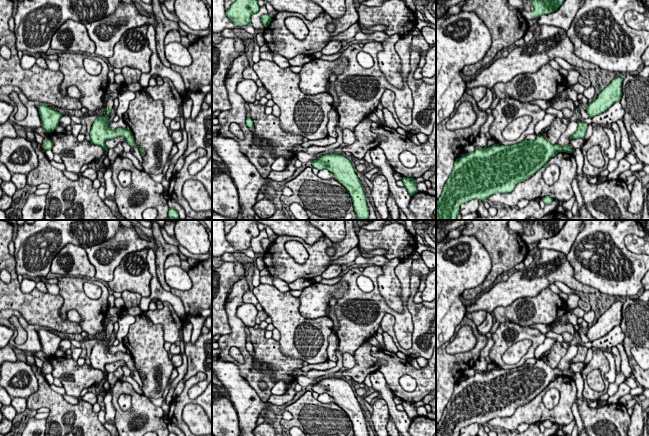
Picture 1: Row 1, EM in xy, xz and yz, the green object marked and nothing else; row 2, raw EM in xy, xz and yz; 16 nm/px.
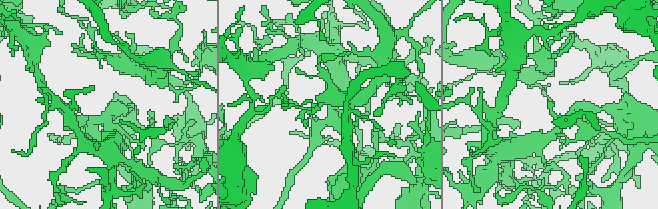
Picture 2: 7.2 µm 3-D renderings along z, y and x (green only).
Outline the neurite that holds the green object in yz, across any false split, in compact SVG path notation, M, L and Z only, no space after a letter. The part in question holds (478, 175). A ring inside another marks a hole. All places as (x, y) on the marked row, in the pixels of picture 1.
M540 134L534 141L524 140L510 146L476 148L474 152L467 153L454 162L452 173L436 201L436 220L456 220L460 206L470 200L484 201L493 194L512 192L518 183L528 180L545 166L551 157L559 152L572 153L571 148L571 144L553 145Z

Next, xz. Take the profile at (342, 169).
M325 154L312 161L314 168L326 169L342 184L351 196L357 220L369 220L366 194L352 163L341 154Z

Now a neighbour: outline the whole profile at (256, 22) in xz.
M266 6L260 8L258 13L251 15L251 25L258 31L259 29L265 29L265 26L262 24L261 16L268 14Z

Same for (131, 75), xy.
M123 67L121 74L125 78L125 84L139 82L142 72L131 67Z

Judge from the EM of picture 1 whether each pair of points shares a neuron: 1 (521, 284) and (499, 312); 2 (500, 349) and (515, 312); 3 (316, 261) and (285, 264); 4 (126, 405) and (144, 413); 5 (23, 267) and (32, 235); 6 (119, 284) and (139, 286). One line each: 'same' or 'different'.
1: different
2: different
3: same
4: different
5: same
6: same

